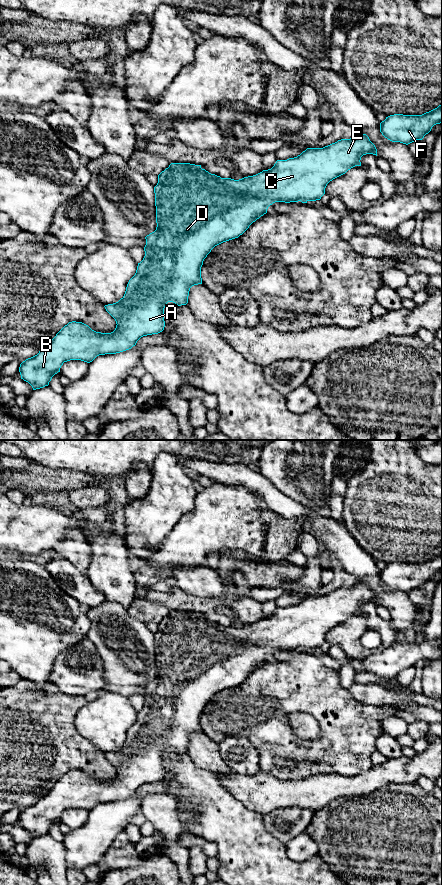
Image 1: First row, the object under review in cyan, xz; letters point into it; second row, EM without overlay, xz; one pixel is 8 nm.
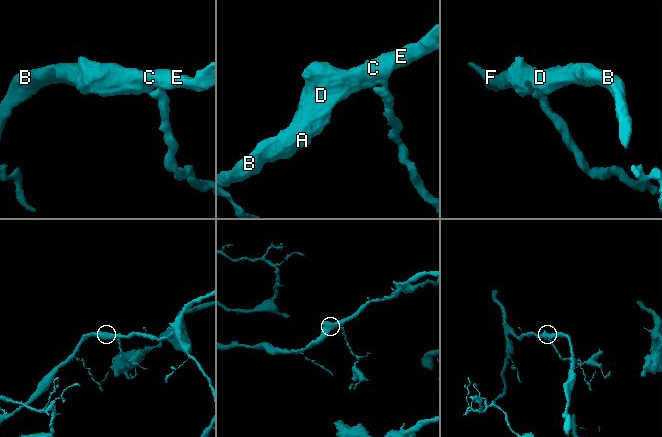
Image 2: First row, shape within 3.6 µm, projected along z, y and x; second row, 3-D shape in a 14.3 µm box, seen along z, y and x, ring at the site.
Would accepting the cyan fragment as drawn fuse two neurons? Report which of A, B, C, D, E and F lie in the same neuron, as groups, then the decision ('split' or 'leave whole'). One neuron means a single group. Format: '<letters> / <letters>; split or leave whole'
A B C D E F; leave whole

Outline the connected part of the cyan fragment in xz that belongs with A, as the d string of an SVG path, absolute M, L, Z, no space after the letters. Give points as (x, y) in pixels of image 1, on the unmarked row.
M356 581L350 587L341 587L323 596L307 596L297 605L277 608L271 617L239 628L221 626L202 617L201 613L171 611L158 623L158 631L154 635L157 675L145 685L145 704L138 711L135 723L129 728L124 744L118 750L104 754L116 769L115 778L111 781L101 781L82 770L69 770L37 803L20 812L21 827L28 830L33 838L43 836L49 833L55 822L60 820L64 810L81 808L90 811L99 803L116 802L131 797L143 784L162 780L165 775L166 752L173 750L181 754L188 751L190 736L202 732L203 709L215 694L238 686L253 670L266 662L268 655L275 650L307 651L320 648L325 642L327 632L351 616L361 614L361 605L366 602L377 604L377 597L366 582Z

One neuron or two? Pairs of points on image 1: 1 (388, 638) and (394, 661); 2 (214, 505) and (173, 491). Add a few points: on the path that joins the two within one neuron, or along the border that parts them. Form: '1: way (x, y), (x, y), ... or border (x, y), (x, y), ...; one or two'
1: border (396, 641), (380, 652); two
2: border (198, 492), (194, 498), (194, 507), (181, 517); two

